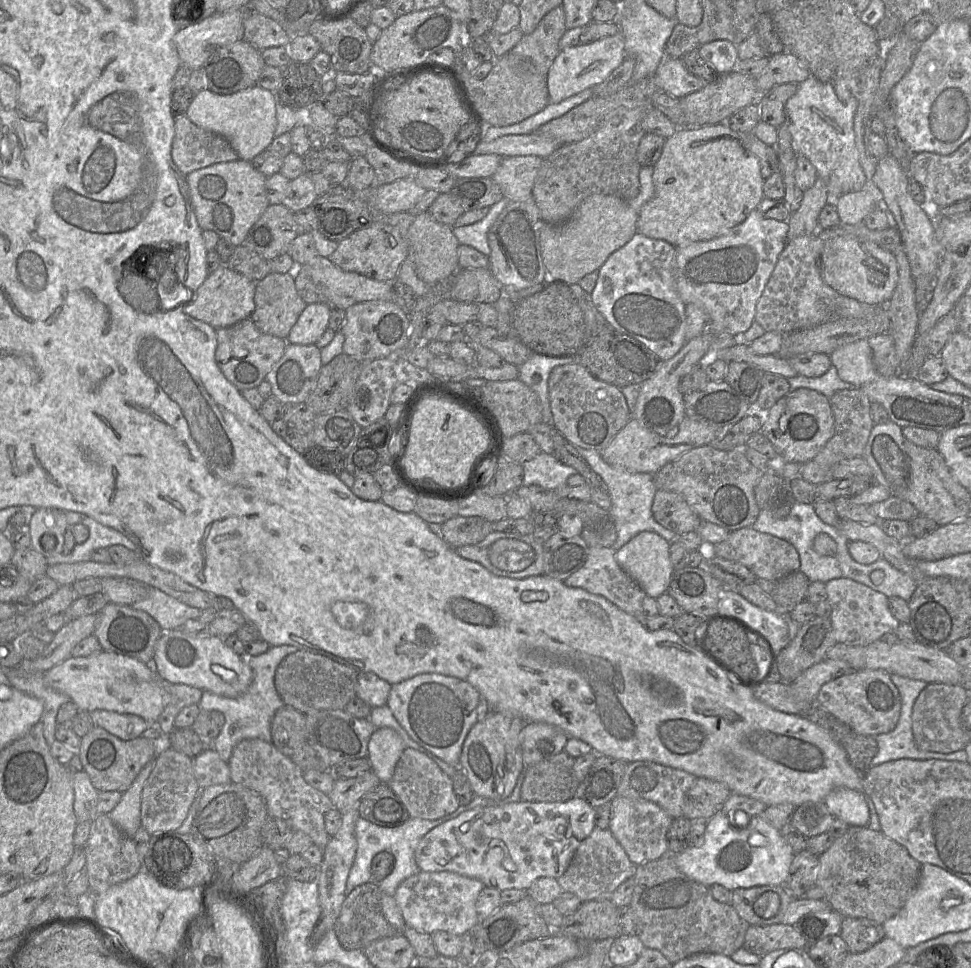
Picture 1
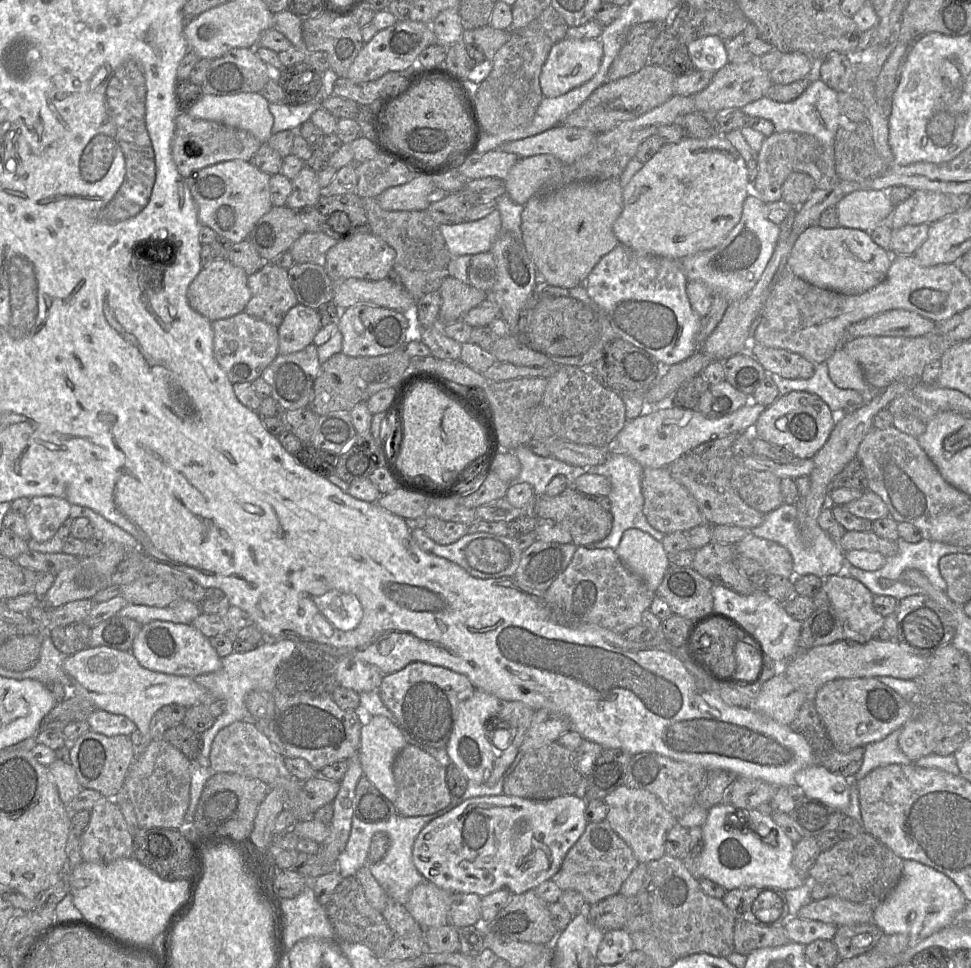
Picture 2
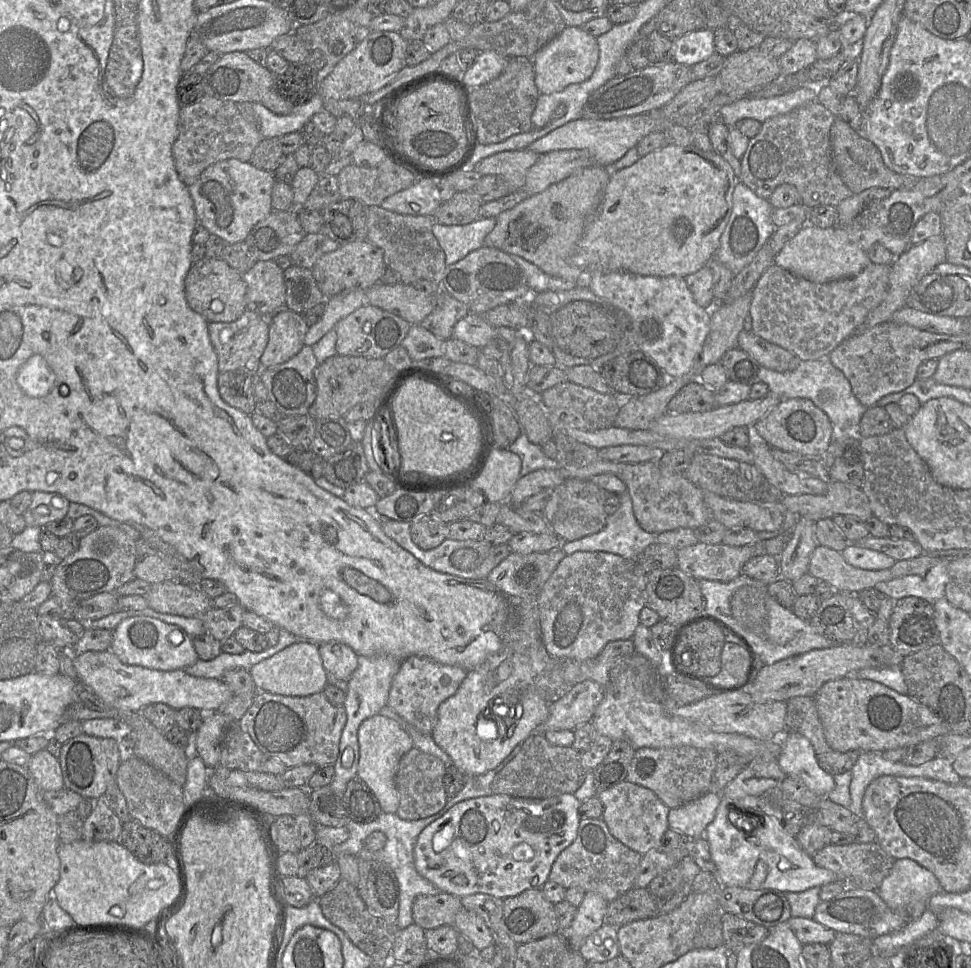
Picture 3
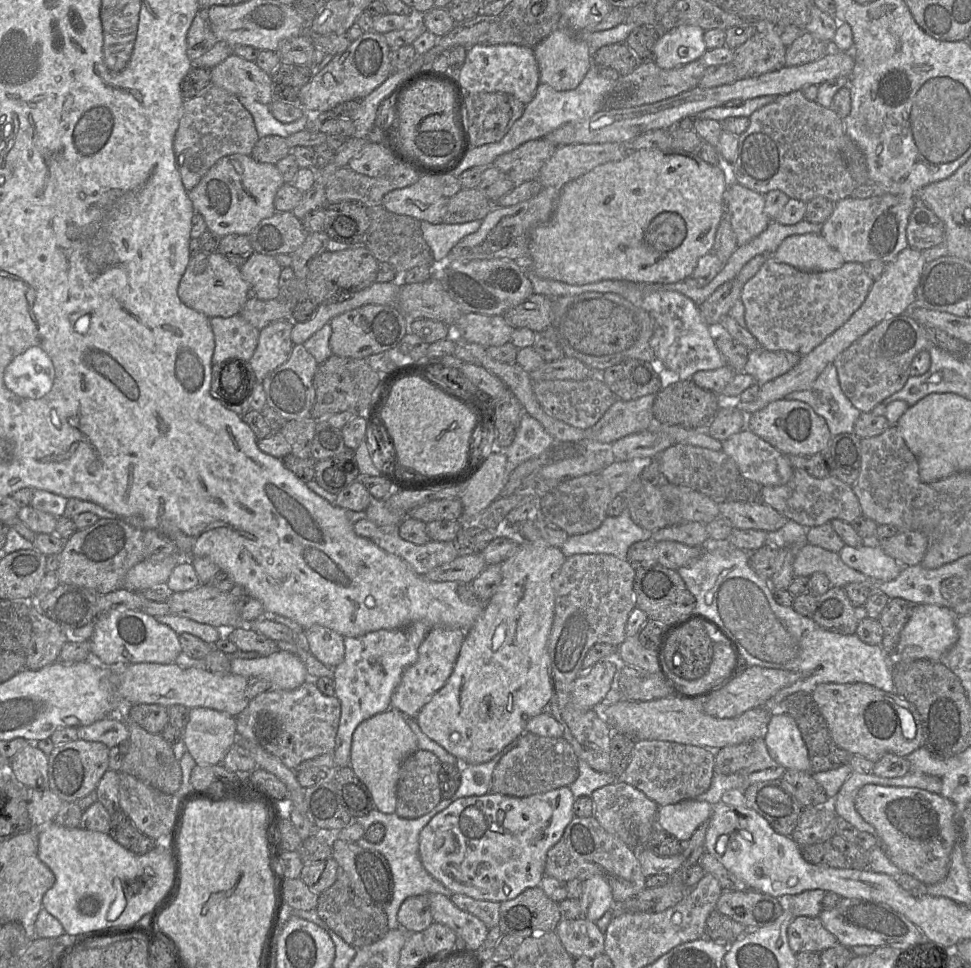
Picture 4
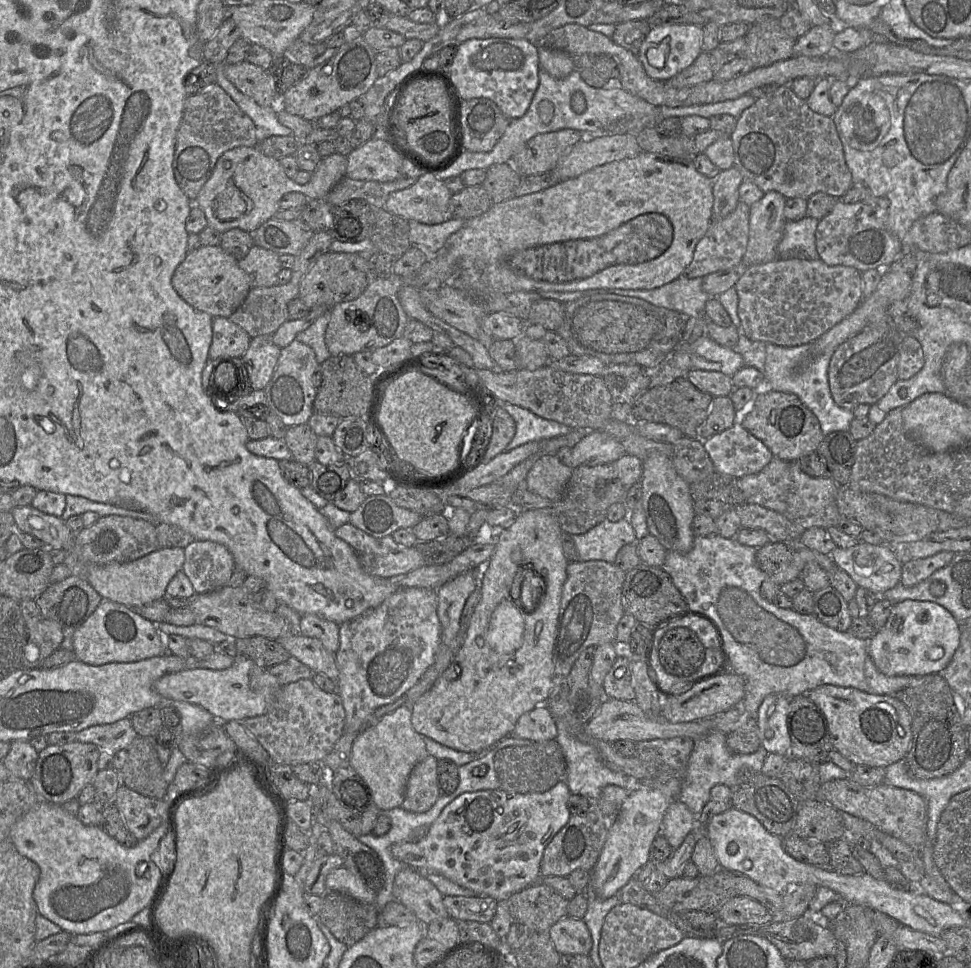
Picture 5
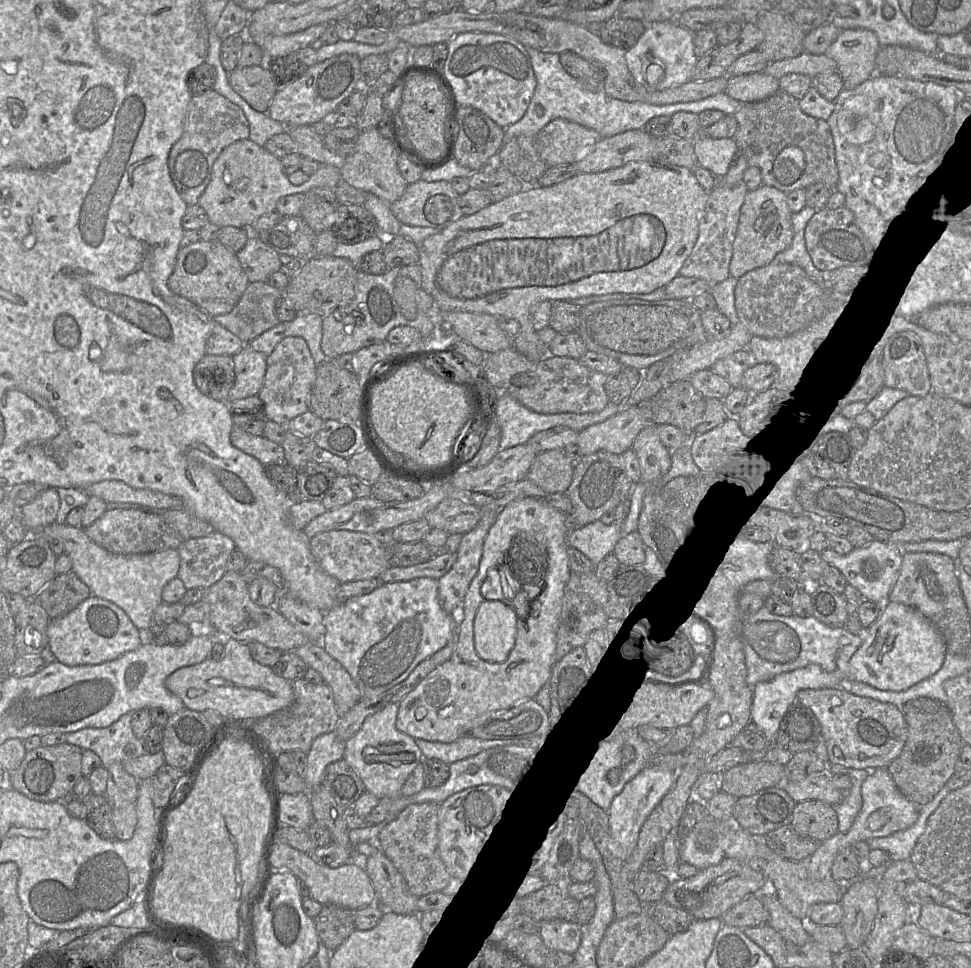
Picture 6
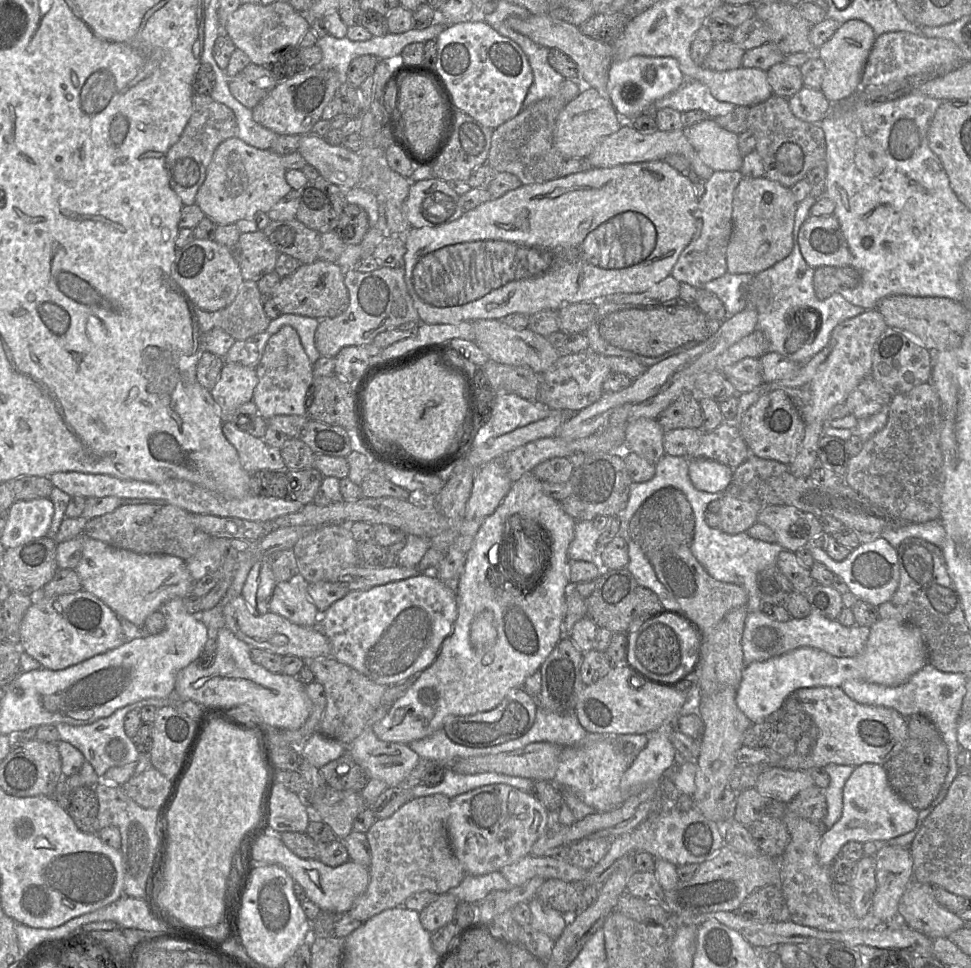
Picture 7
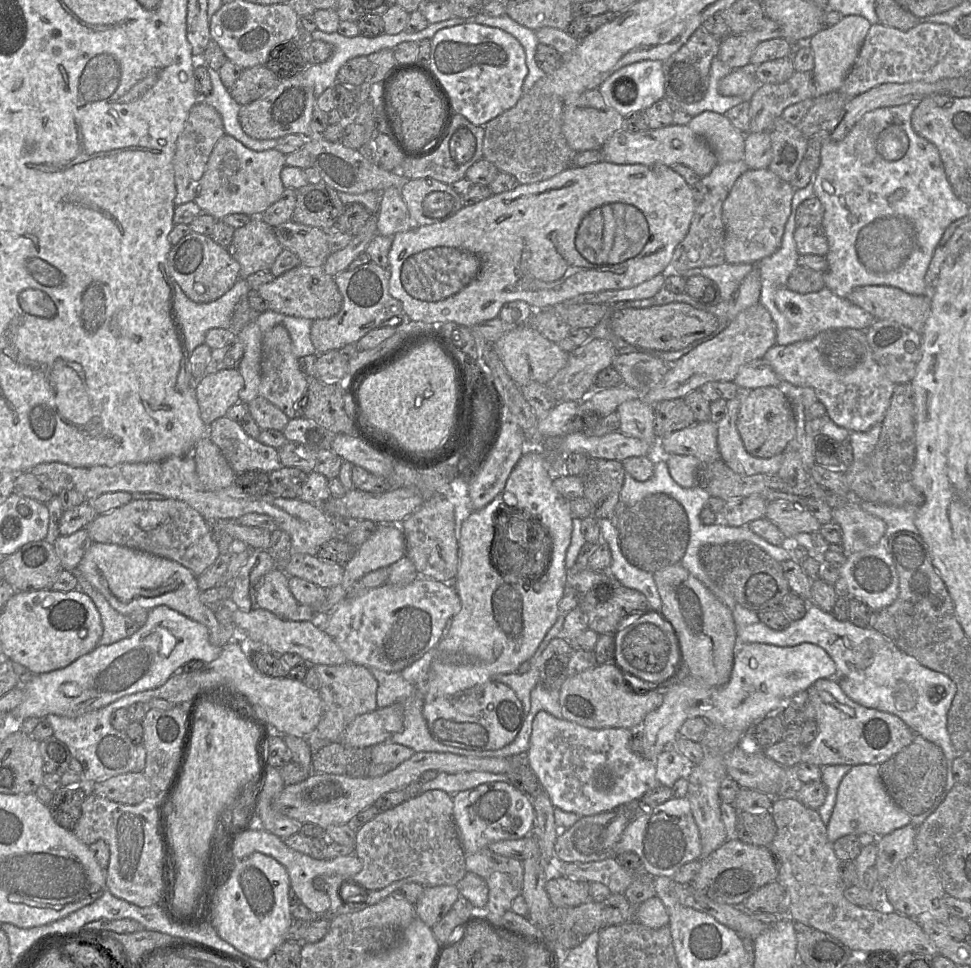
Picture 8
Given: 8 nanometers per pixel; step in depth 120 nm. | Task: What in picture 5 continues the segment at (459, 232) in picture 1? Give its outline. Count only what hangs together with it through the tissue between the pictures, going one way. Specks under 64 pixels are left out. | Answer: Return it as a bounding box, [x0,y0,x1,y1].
[408,218,465,255]

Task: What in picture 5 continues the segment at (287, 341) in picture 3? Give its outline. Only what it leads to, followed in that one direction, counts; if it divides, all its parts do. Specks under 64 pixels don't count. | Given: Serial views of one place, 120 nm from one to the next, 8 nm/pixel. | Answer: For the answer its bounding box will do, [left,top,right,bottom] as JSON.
[241,335,281,390]

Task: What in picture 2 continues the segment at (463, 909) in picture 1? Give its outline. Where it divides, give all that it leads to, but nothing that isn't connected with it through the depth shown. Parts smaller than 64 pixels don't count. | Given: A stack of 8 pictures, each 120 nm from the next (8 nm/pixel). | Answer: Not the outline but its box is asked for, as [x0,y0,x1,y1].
[404,881,452,928]

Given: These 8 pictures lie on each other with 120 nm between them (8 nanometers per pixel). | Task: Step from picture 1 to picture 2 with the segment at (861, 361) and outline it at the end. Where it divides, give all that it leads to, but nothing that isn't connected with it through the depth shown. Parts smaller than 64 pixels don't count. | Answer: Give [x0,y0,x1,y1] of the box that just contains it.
[826,350,874,393]

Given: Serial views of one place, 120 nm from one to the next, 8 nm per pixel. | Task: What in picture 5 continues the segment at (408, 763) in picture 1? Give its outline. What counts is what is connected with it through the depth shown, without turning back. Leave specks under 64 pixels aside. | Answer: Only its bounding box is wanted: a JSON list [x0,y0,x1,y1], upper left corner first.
[401,755,439,812]

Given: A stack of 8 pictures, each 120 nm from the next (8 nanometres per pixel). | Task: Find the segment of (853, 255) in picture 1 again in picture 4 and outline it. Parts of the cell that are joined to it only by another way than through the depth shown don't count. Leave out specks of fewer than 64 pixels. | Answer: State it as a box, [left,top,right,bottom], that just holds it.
[772,234,845,271]

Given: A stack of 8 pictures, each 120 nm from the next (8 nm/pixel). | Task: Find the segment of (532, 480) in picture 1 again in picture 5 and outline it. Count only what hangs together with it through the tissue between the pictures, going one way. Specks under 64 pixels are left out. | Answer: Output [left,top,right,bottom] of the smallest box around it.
[501,403,572,452]

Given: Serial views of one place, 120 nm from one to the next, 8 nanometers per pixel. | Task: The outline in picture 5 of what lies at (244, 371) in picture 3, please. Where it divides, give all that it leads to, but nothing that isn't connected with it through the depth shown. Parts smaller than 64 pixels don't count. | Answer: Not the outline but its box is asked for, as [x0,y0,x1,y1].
[208,317,251,358]

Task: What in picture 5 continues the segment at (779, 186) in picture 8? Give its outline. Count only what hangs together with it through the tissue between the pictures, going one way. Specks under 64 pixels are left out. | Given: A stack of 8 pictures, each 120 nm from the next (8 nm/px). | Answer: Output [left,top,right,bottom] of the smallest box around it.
[741,191,787,267]

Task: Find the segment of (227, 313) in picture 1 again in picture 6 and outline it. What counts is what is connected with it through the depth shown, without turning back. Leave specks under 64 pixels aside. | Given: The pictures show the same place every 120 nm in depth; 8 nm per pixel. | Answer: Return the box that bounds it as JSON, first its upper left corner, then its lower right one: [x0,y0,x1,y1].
[168,240,249,316]

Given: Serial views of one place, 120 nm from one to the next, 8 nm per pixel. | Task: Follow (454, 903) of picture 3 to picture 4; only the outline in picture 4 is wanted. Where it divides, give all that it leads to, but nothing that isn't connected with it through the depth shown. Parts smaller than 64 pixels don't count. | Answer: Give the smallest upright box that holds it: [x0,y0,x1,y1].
[397,895,434,932]

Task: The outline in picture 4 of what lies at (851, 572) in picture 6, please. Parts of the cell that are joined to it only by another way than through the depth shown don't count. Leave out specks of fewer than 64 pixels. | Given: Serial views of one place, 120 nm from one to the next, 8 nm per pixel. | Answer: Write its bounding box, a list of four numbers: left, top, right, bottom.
[838,541,902,583]

